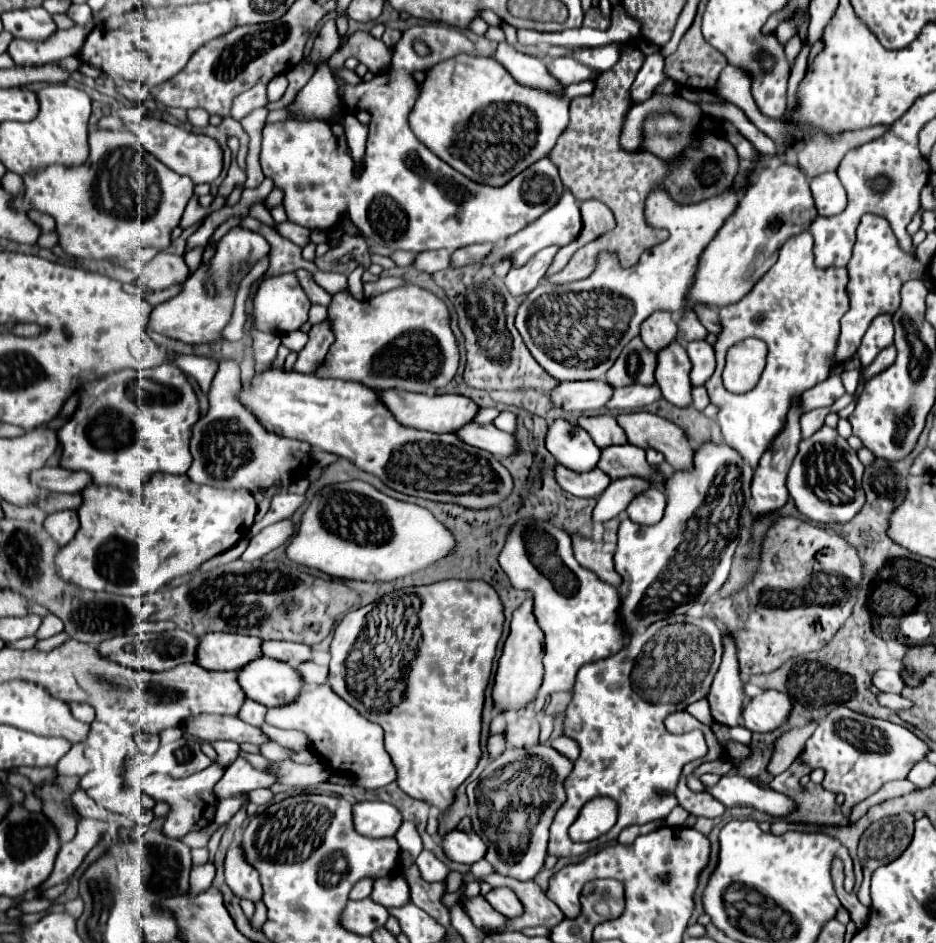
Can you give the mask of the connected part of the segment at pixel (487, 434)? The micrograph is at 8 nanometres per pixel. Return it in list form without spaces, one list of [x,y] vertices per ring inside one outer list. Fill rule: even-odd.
[[[468,423],[466,427],[460,427],[458,431],[454,431],[454,435],[458,439],[462,439],[464,443],[484,449],[492,455],[512,455],[512,451],[516,451],[514,435],[508,435],[500,429],[496,429],[494,425]]]

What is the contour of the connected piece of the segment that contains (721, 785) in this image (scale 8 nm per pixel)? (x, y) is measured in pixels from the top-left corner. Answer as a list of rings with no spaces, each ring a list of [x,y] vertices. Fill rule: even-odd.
[[[740,775],[720,777],[720,781],[714,787],[704,787],[698,777],[688,777],[688,787],[696,793],[710,793],[724,807],[752,807],[772,817],[788,817],[794,811],[794,803],[786,795],[758,787],[756,783]]]

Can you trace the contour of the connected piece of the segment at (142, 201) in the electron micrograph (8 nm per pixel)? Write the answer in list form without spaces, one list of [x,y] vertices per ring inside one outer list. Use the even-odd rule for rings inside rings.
[[[92,129],[90,133],[90,157],[84,165],[80,167],[60,167],[60,165],[52,165],[52,167],[46,167],[44,171],[36,173],[36,175],[24,175],[24,185],[26,185],[26,193],[22,197],[14,197],[14,207],[20,209],[20,211],[30,211],[32,207],[38,209],[38,211],[44,211],[48,215],[54,217],[56,221],[56,229],[58,229],[58,235],[60,235],[60,247],[64,253],[72,255],[72,257],[80,257],[80,259],[112,259],[112,257],[118,257],[118,259],[124,259],[130,251],[138,249],[138,247],[158,247],[158,249],[166,249],[170,245],[170,233],[174,227],[178,227],[180,219],[182,219],[182,213],[184,213],[184,207],[188,203],[188,199],[192,197],[194,193],[194,183],[192,179],[184,177],[184,175],[178,175],[174,171],[170,171],[164,163],[160,163],[154,155],[150,155],[140,143],[138,143],[138,137],[128,131],[128,129],[118,129],[118,131],[108,131],[108,129]]]

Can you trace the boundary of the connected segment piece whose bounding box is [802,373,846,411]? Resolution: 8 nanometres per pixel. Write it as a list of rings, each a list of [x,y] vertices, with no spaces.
[[[834,373],[828,379],[824,379],[822,383],[818,383],[816,387],[802,393],[802,409],[812,411],[812,409],[818,409],[818,407],[830,407],[844,393],[846,391],[844,391],[840,373]]]

